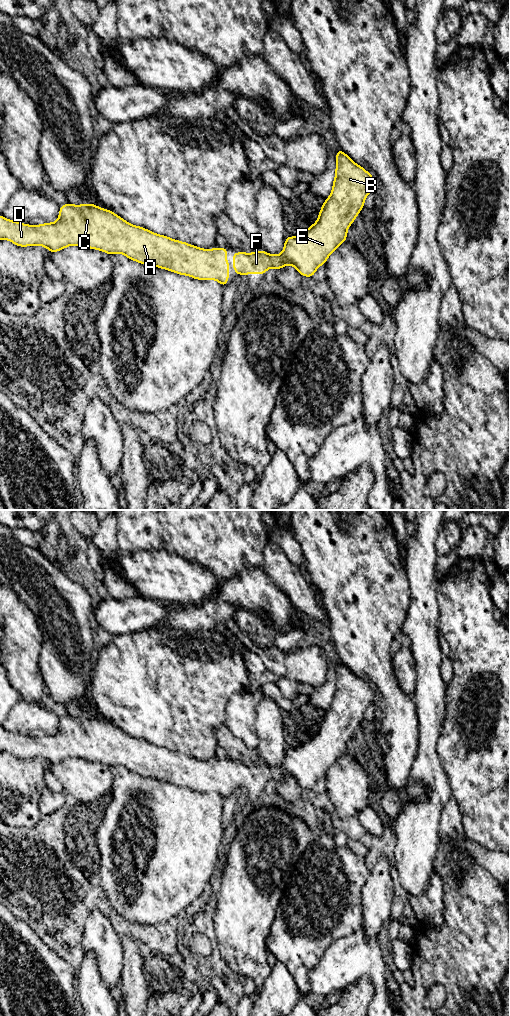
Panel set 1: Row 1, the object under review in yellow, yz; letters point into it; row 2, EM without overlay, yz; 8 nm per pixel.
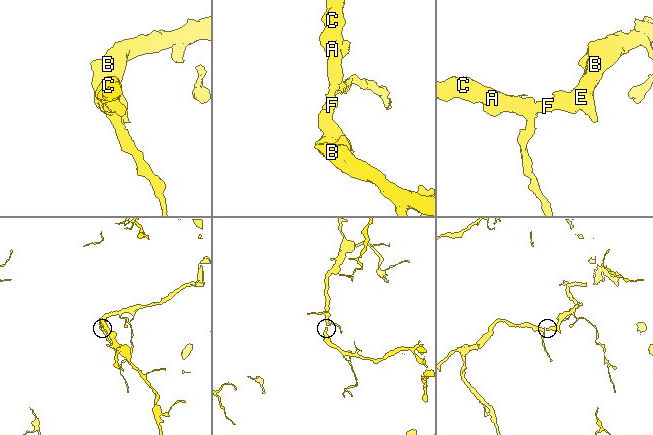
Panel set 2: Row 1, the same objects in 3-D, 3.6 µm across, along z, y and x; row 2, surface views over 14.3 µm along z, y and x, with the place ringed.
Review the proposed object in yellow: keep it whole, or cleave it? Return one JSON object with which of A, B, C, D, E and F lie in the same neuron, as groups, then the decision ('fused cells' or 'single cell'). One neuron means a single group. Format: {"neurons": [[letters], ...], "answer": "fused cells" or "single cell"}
{"neurons": [["A", "B", "C", "D", "E", "F"]], "answer": "single cell"}

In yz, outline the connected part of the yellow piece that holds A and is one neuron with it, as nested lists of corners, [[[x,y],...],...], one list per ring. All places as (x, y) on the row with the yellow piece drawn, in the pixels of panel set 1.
[[[66,203],[60,206],[59,219],[53,223],[44,223],[42,225],[27,225],[17,221],[6,219],[0,215],[0,240],[7,239],[19,247],[40,245],[46,247],[51,253],[58,252],[70,245],[84,246],[89,249],[101,250],[108,255],[121,253],[147,266],[156,266],[165,270],[175,272],[179,275],[188,275],[197,280],[217,280],[222,287],[228,284],[228,261],[223,256],[229,252],[229,248],[216,247],[212,250],[210,247],[206,251],[204,248],[198,248],[186,242],[171,239],[164,235],[158,235],[146,228],[134,226],[111,210],[103,209],[95,204],[85,203],[84,205],[72,205]]]

